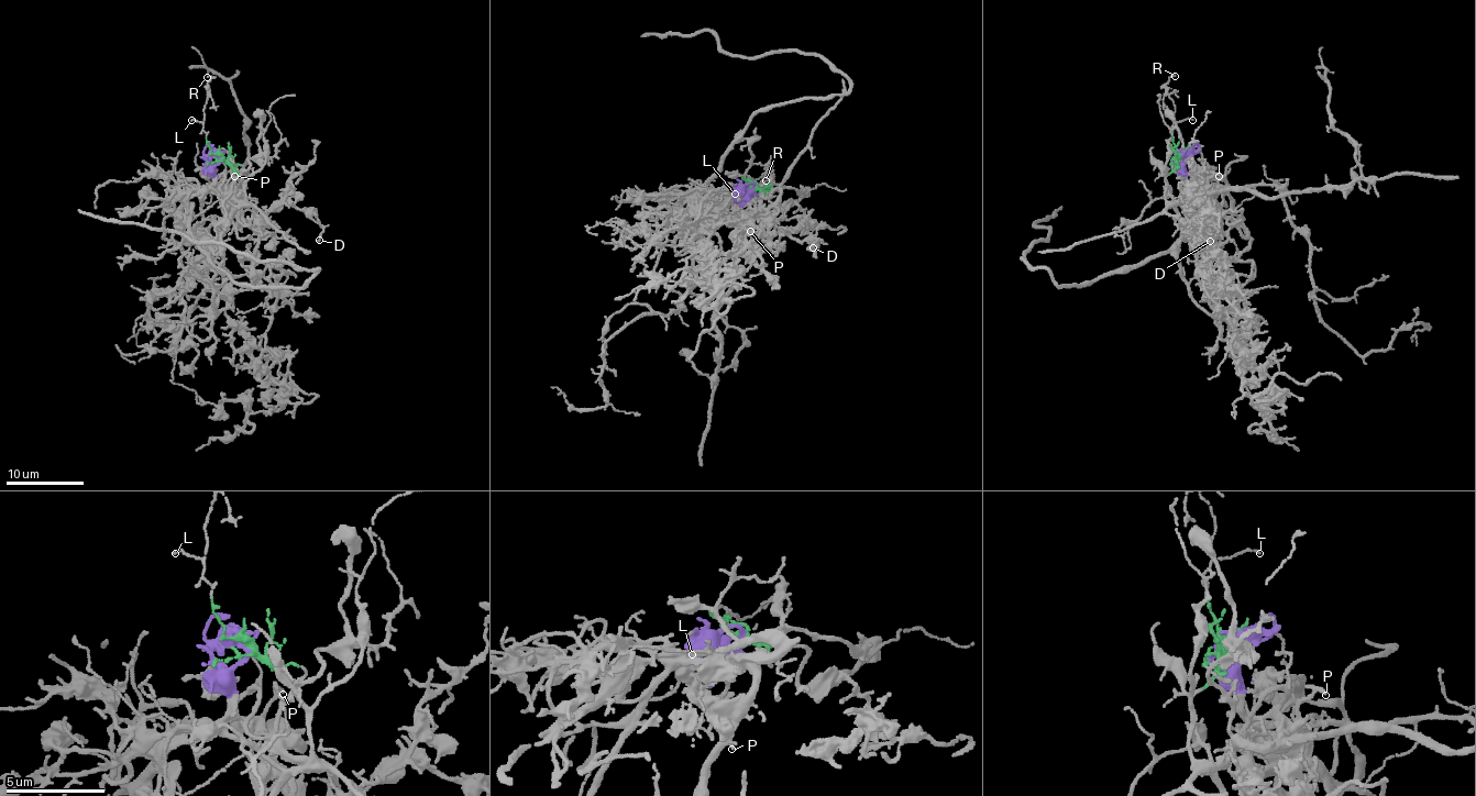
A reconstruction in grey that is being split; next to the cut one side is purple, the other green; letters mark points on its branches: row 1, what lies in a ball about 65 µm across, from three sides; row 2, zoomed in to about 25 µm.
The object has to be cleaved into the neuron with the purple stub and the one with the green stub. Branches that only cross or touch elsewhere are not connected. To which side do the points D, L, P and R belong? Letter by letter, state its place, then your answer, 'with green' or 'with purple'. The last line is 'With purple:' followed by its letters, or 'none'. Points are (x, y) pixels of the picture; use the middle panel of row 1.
D: place (813, 247); with purple
L: place (735, 194); with green
P: place (750, 231); with purple
R: place (766, 180); with green
With purple: D, P

